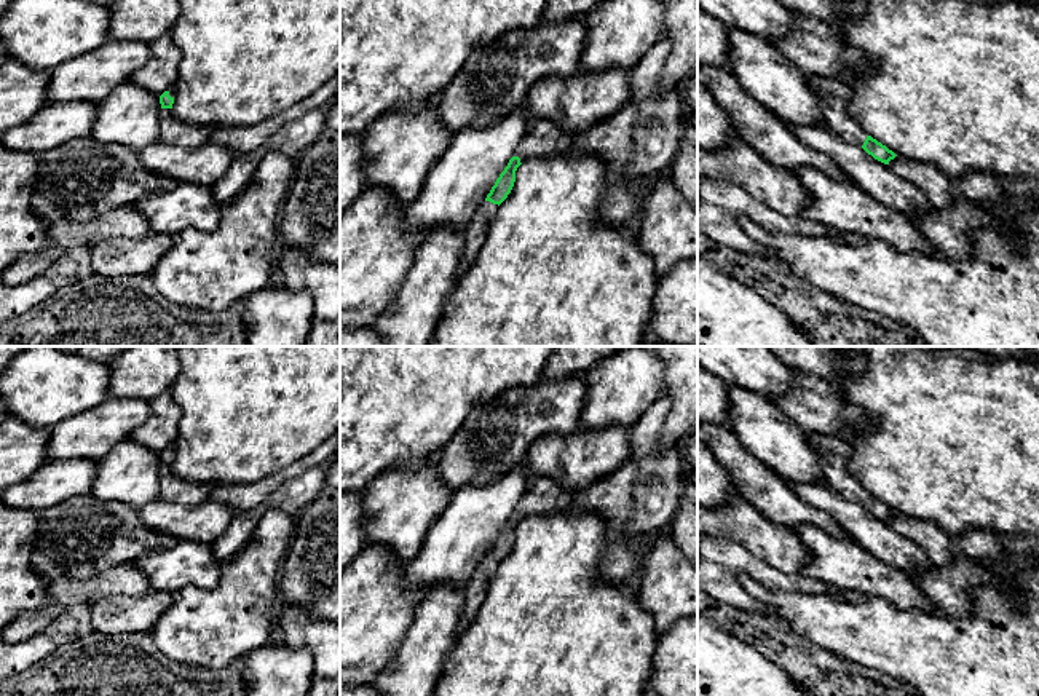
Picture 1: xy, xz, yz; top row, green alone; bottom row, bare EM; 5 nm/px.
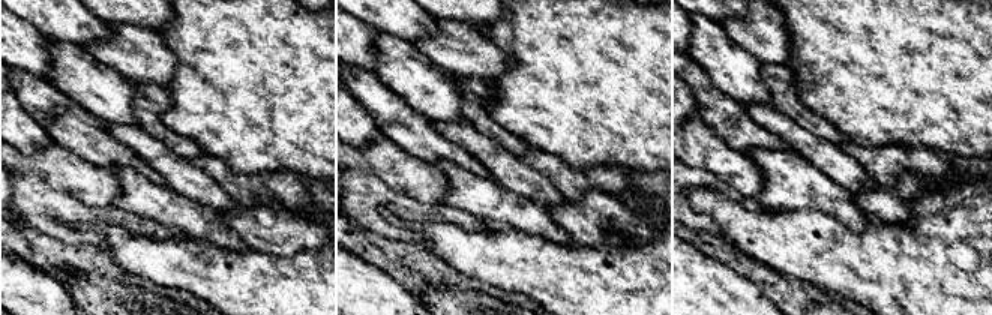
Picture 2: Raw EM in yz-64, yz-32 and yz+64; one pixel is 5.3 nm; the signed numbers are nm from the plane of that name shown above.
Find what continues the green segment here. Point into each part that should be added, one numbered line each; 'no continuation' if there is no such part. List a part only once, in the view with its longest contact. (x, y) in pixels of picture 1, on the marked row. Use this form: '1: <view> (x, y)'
1: xz (476, 233)
2: yz (833, 94)

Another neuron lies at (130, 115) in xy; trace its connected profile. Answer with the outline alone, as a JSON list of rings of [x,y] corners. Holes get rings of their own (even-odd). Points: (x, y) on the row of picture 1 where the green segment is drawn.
[[[128,80],[97,104],[89,136],[140,152],[160,140],[160,110],[160,96]]]

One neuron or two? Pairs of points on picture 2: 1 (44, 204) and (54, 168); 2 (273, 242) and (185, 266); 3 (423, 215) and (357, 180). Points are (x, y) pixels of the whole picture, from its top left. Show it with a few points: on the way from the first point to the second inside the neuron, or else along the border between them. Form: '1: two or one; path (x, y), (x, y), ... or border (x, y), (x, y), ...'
1: two; border (17, 173), (38, 174), (53, 188), (81, 201)
2: two; border (252, 248), (287, 257)
3: one; path (407, 210), (395, 201), (374, 197)

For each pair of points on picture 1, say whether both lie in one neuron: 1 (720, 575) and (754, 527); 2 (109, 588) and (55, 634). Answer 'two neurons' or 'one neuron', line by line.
1: two neurons
2: two neurons

